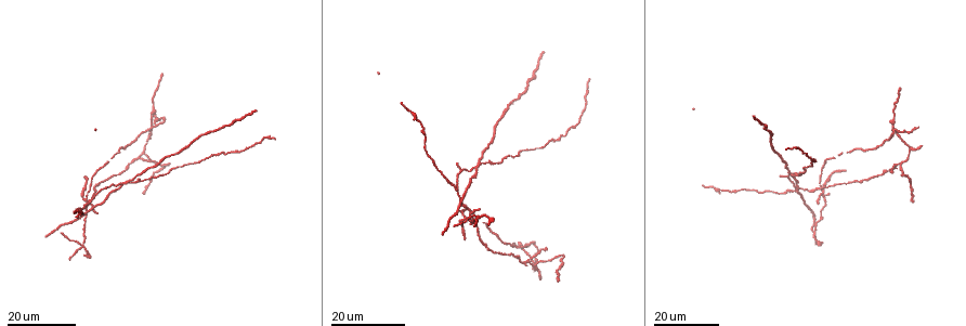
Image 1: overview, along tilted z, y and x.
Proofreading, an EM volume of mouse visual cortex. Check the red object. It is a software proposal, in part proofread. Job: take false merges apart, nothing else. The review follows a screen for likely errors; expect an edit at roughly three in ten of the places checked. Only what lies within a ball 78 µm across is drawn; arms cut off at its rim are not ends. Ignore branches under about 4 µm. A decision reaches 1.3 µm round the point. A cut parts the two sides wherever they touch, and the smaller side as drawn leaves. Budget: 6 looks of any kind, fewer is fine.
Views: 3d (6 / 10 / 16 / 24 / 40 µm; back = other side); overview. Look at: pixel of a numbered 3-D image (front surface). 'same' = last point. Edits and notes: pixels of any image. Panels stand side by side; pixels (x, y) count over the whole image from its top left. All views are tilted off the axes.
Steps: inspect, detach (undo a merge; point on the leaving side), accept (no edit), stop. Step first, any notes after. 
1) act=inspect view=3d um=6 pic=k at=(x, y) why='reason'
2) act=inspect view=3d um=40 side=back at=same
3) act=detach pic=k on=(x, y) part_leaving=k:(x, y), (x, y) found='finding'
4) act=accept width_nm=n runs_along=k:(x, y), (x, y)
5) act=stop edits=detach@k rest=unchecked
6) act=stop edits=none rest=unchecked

act=inspect view=3d um=16 pic=1 at=(463, 219) why='three-way junction'

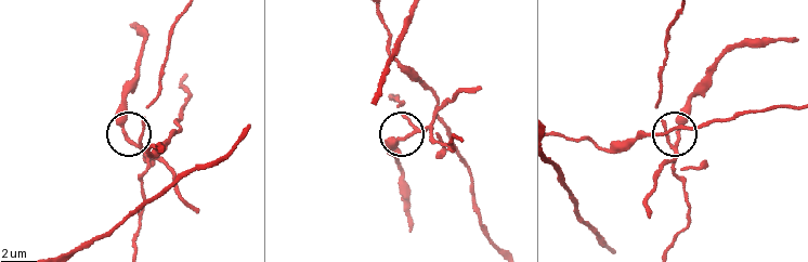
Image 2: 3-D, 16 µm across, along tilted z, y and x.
act=inspect view=3d um=10 pic=2 at=(415, 131)

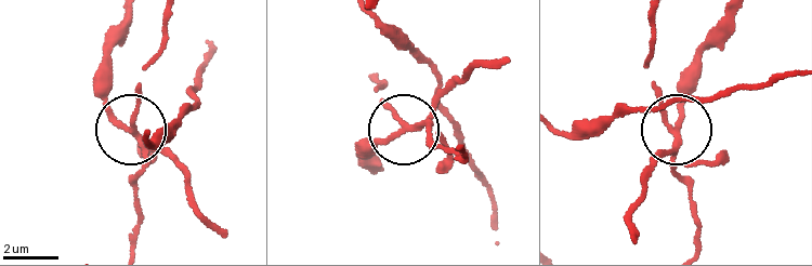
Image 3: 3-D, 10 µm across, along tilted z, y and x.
act=detach pic=3 on=(173, 158) width_nm=190 part_leaving=3:(140, 138), (106, 97), (123, 16) found='two cells meet here'

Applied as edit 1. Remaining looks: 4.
act=inspect view=3d um=24 pic=1 at=(122, 186) why='two arms in line, one across'

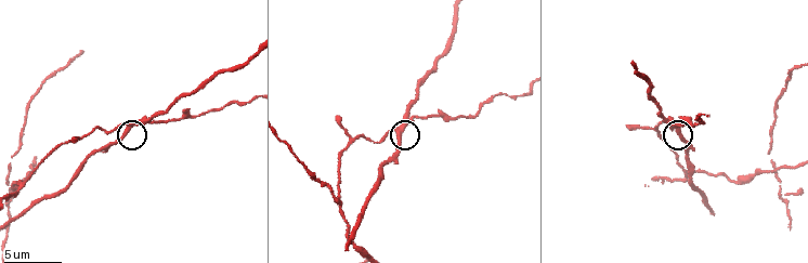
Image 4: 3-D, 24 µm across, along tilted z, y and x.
act=inspect view=3d um=6 pic=4 at=(399, 133) why='closer look'

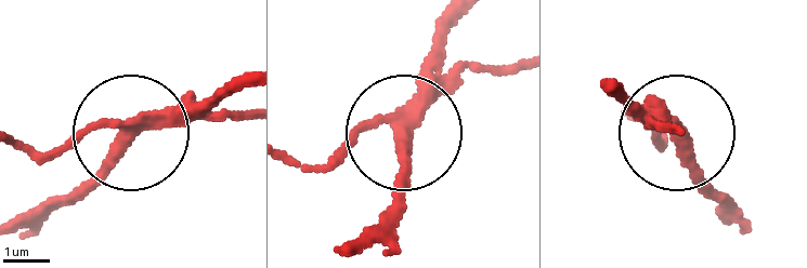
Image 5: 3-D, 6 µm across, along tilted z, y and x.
act=detach pic=5 on=(220, 93) width_nm=240 part_leaving=5:(169, 116), (239, 85) found='two cells meet here'

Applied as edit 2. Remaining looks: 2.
act=inspect view=3d um=6 pic=4 at=(686, 177) why='side arm on a straight run'

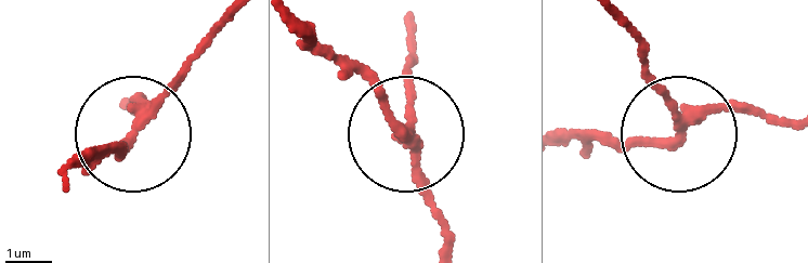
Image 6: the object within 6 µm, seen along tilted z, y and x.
act=accept side_arm_um=60 runs_along=6:(790, 119), (718, 109), (644, 141), (572, 139) found='one cell here'

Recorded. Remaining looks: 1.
act=stop edits=detach@3,detach@5 rest=unchecked

